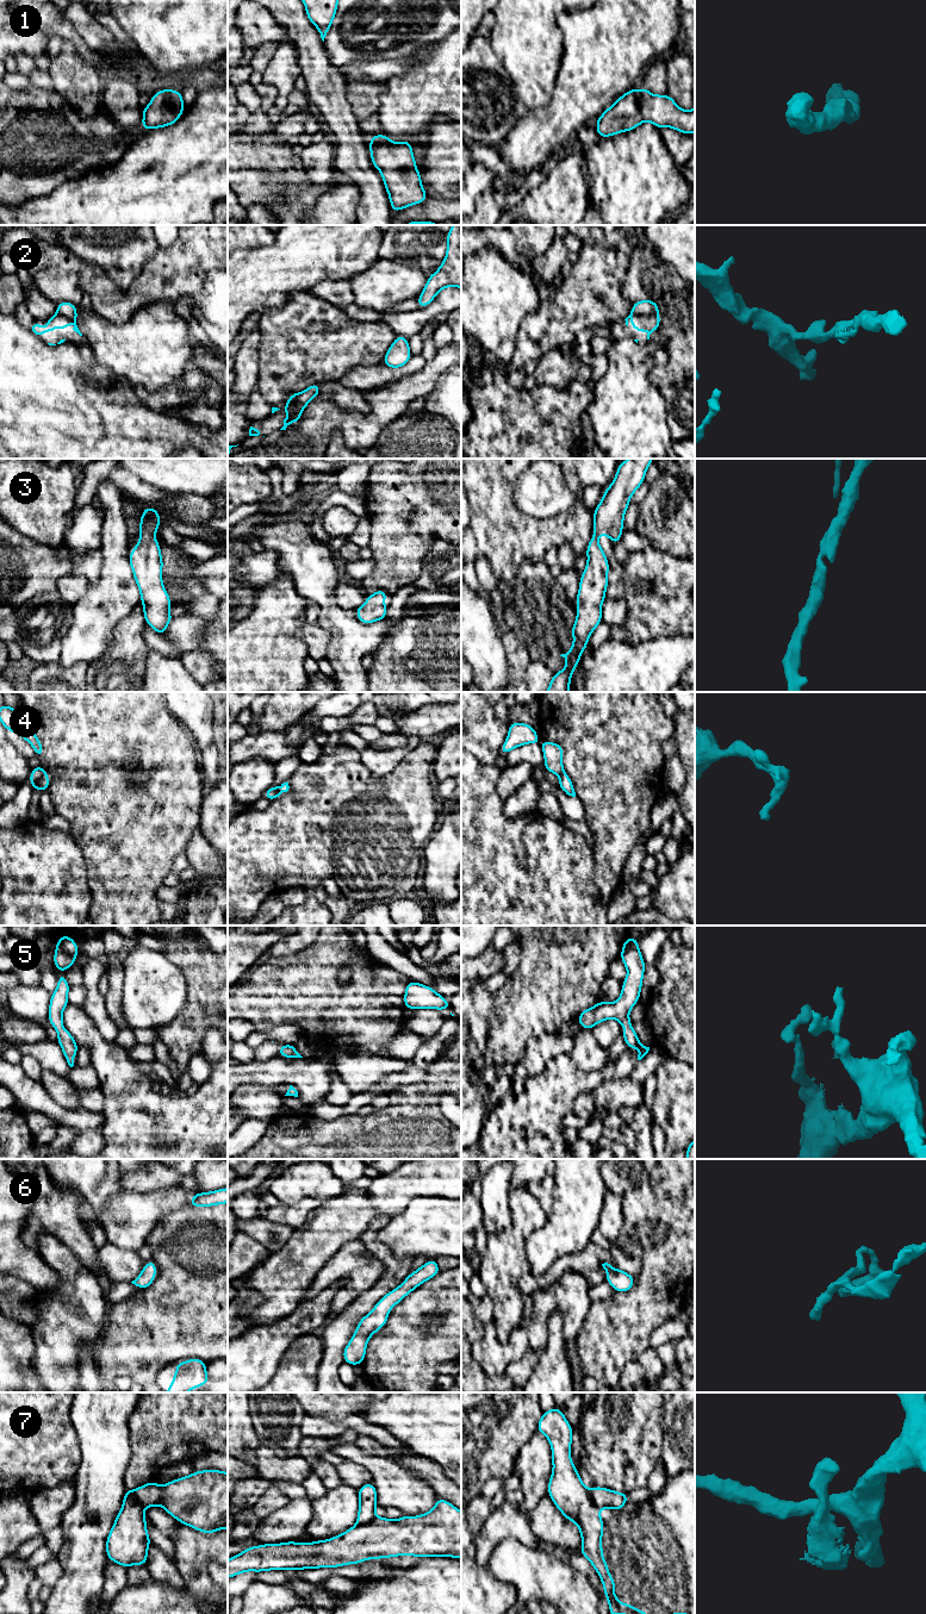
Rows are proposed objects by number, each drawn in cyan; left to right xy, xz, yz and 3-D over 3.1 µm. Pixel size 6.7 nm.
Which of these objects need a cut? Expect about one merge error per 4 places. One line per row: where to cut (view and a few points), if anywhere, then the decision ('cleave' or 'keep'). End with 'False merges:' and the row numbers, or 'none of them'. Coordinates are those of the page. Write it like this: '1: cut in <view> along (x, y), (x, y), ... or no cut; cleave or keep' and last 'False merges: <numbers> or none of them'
1: no cut; keep
2: cut in yz along (632, 312), (639, 315), (656, 313); cleave
3: no cut; keep
4: no cut; keep
5: no cut; keep
6: no cut; keep
7: cut in yz along (588, 1489), (592, 1503), (598, 1509); cleave
False merges: 2, 7

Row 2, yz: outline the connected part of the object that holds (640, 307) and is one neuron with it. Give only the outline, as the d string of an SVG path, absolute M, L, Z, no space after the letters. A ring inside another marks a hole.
M639 300L633 304L632 306L632 313L633 314L652 314L658 313L659 306L657 301L653 300Z

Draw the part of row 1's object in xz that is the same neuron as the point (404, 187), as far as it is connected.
M383 133L369 138L371 160L374 168L381 172L381 179L391 201L392 212L421 204L428 199L427 192L422 187L420 170L416 168L411 143L409 141L393 143Z

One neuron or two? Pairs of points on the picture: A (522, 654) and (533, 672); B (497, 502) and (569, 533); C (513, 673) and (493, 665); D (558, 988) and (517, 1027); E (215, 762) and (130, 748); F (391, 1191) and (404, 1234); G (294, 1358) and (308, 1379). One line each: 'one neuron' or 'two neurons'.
A: two neurons
B: one neuron
C: two neurons
D: one neuron
E: two neurons
F: two neurons
G: one neuron

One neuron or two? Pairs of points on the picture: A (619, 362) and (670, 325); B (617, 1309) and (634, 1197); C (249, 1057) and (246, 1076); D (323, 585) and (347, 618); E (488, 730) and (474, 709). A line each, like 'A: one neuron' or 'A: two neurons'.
A: two neurons
B: one neuron
C: two neurons
D: one neuron
E: one neuron

